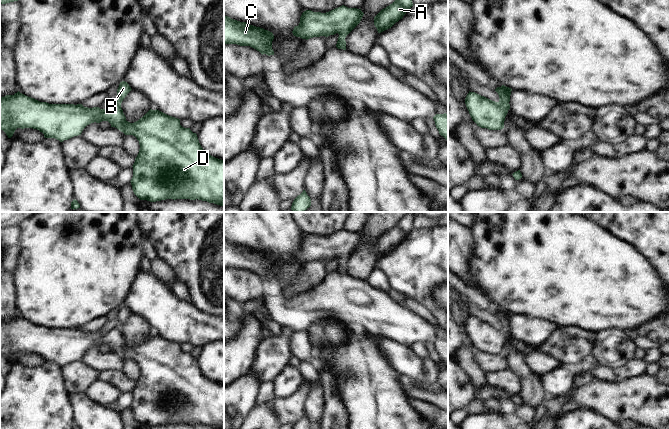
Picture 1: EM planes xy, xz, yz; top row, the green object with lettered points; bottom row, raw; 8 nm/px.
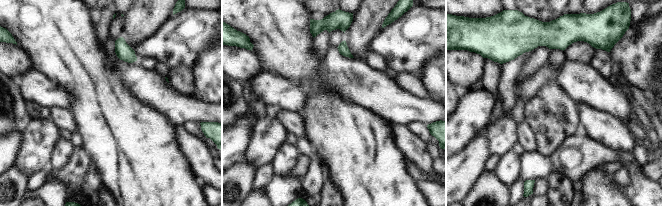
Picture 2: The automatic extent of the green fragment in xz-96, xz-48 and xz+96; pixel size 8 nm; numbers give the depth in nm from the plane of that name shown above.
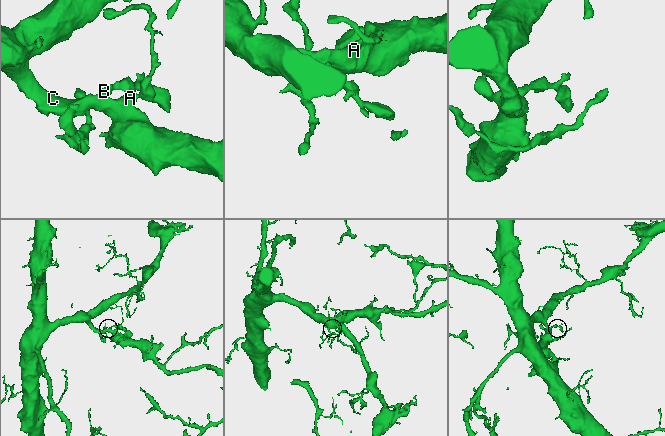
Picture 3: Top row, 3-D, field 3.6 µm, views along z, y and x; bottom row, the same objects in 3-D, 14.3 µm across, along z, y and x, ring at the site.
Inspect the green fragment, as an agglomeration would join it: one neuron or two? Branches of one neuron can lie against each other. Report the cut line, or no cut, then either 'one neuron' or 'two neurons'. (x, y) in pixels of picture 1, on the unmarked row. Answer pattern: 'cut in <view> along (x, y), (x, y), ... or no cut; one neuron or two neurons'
no cut; one neuron

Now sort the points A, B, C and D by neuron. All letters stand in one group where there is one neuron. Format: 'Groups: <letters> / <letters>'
Groups: A B C D

